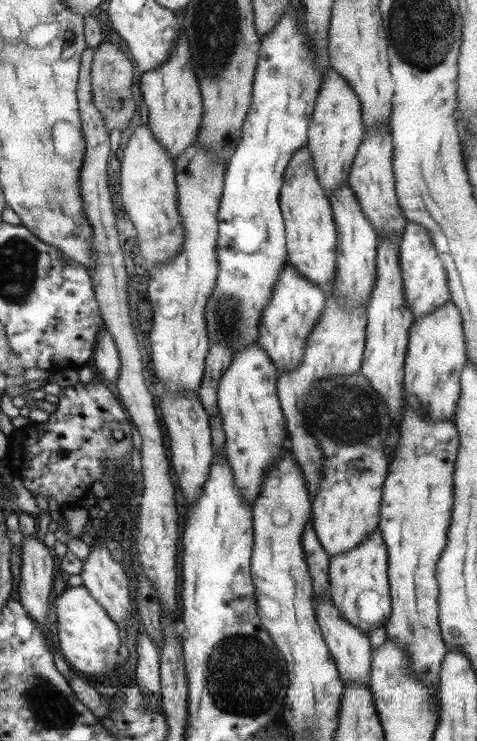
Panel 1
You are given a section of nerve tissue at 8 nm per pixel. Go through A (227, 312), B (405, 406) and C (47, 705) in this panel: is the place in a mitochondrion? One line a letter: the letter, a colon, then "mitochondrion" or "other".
A: mitochondrion
B: other
C: mitochondrion

